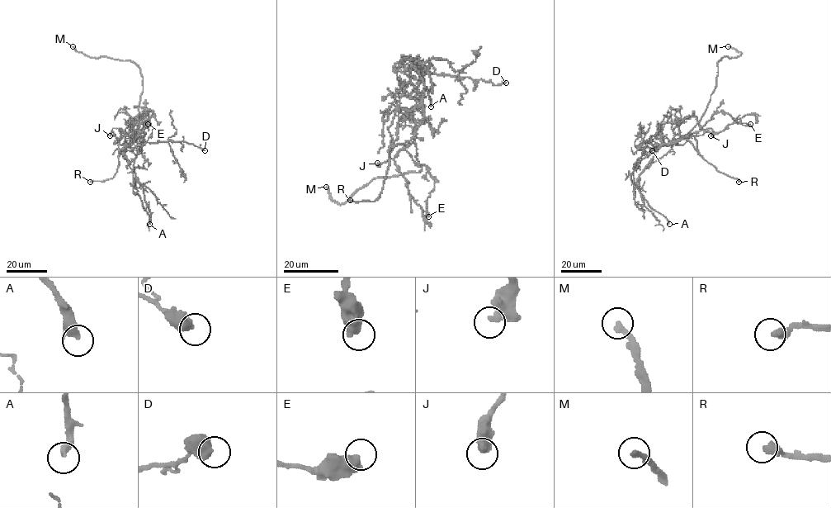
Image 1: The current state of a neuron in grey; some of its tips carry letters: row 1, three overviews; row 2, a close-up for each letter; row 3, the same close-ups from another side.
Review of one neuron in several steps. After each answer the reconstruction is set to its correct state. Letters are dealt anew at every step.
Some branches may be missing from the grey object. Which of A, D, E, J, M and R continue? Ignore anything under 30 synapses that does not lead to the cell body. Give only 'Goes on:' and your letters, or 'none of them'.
Goes on: R

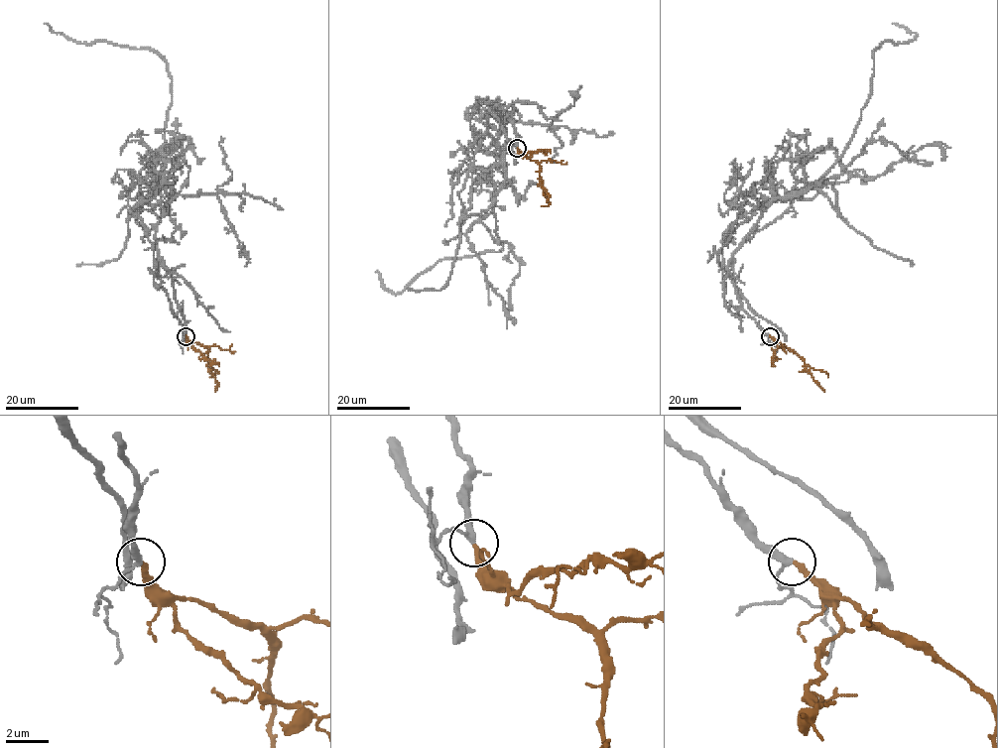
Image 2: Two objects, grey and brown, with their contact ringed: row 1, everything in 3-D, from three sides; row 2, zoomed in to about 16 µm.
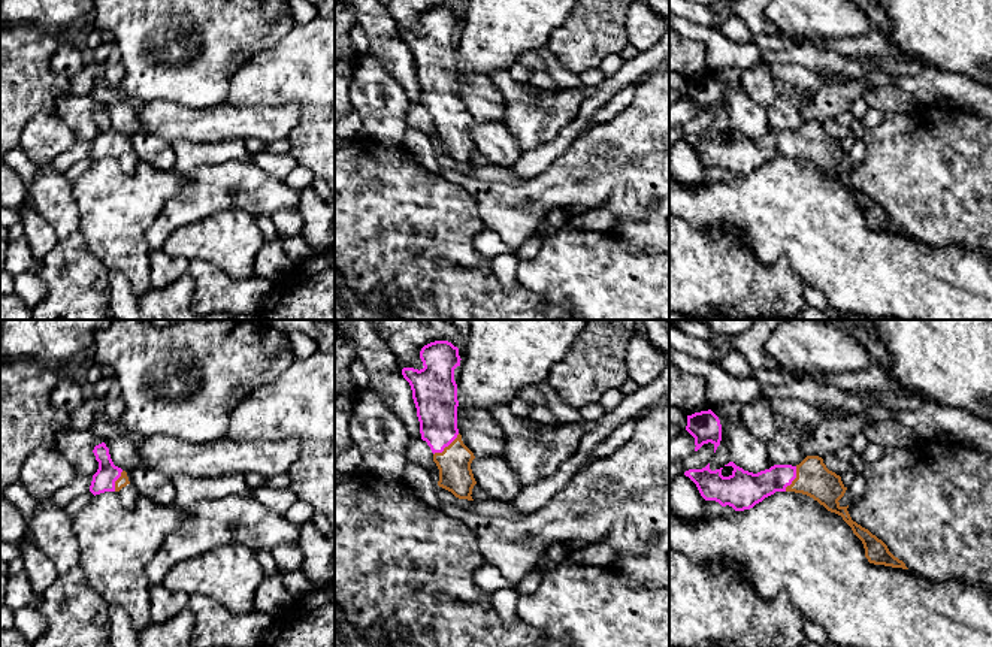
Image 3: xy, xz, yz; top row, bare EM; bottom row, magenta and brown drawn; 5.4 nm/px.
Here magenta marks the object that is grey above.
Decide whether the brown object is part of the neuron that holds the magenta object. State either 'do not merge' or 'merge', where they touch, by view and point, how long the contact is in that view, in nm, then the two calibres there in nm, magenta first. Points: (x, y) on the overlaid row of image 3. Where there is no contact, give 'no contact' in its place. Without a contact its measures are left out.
merge | xz (445, 446) | 180 nm | 220/180 nm

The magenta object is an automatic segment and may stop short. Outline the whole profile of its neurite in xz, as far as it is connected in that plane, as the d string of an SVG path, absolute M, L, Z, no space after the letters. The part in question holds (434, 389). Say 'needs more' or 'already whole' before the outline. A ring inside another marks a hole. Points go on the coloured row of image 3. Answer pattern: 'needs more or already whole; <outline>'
needs more; M435 341L420 351L423 369L403 368L420 421L421 439L433 453L439 469L438 486L459 499L472 499L477 484L471 463L474 453L463 444L457 429L457 384L454 369L460 366L459 348L448 341Z

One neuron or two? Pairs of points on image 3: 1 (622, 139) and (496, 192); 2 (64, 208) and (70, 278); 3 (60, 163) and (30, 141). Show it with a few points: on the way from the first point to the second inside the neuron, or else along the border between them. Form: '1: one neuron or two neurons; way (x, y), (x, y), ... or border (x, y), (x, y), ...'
1: one neuron; way (590, 171), (541, 194), (528, 194)
2: one neuron; way (66, 226), (70, 260)
3: two neurons; border (76, 142), (48, 163)

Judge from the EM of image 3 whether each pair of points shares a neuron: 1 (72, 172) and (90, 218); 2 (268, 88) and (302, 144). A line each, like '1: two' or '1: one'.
1: two
2: one

